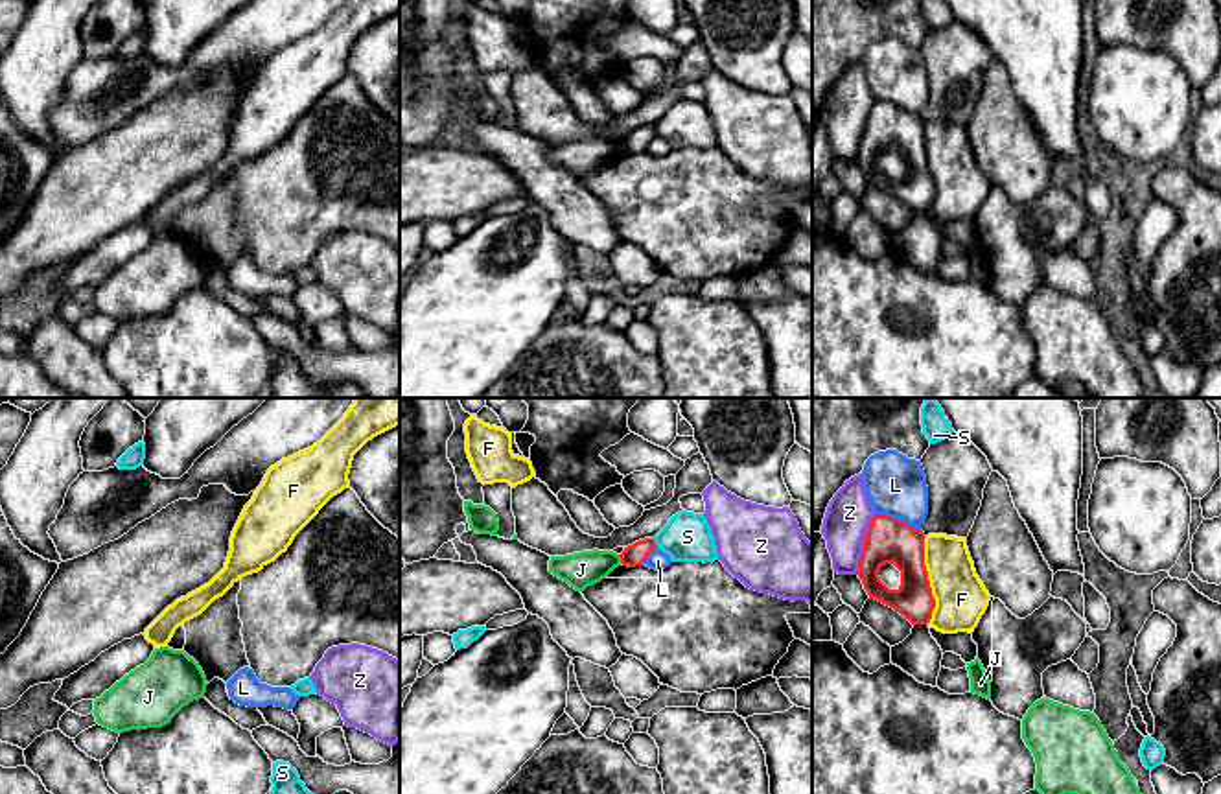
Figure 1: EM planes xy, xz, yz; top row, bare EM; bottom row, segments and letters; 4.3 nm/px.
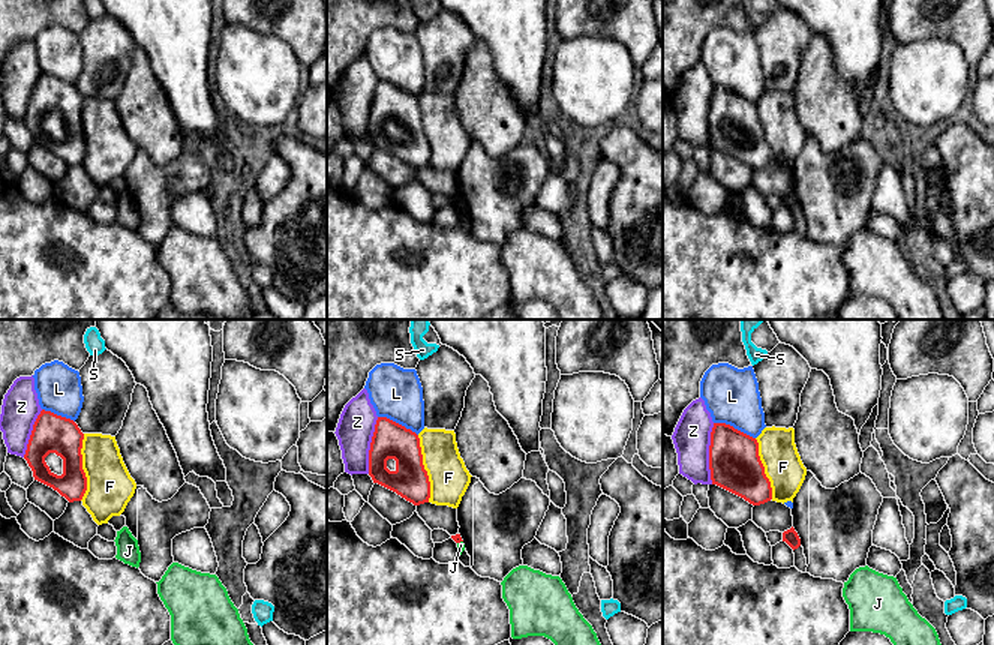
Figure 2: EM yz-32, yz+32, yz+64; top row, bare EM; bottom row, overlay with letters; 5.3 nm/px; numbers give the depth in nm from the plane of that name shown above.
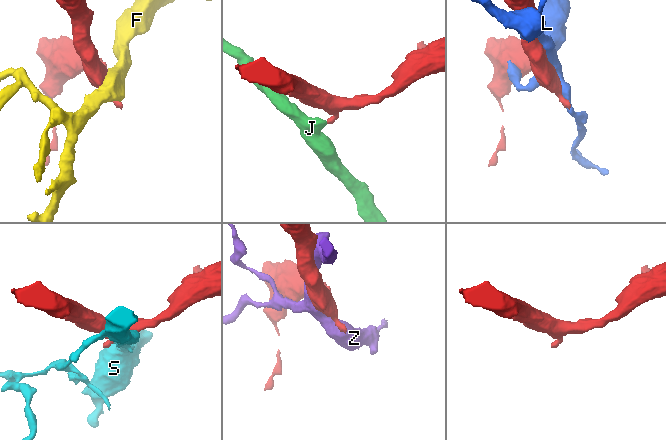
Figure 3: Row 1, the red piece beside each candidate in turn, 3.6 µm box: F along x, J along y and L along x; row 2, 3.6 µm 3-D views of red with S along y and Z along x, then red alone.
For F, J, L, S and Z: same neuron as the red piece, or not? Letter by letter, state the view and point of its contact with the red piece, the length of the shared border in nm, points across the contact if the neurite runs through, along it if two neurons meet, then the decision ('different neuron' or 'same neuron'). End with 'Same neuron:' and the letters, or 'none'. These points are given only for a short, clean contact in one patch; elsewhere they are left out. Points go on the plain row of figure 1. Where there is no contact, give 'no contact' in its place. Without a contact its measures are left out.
F: contact yz (929, 168); length 380 nm; different neuron
J: contact xz (621, 146); length 40 nm; border xz (617, 142), (621, 150); different neuron
L: contact yz (895, 105); length 220 nm; different neuron
S: contact xz (654, 131); length 50 nm; different neuron
Z: contact yz (864, 131); length 280 nm; different neuron
Same neuron: none

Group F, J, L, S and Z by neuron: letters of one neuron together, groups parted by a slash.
F / J / L / S / Z

